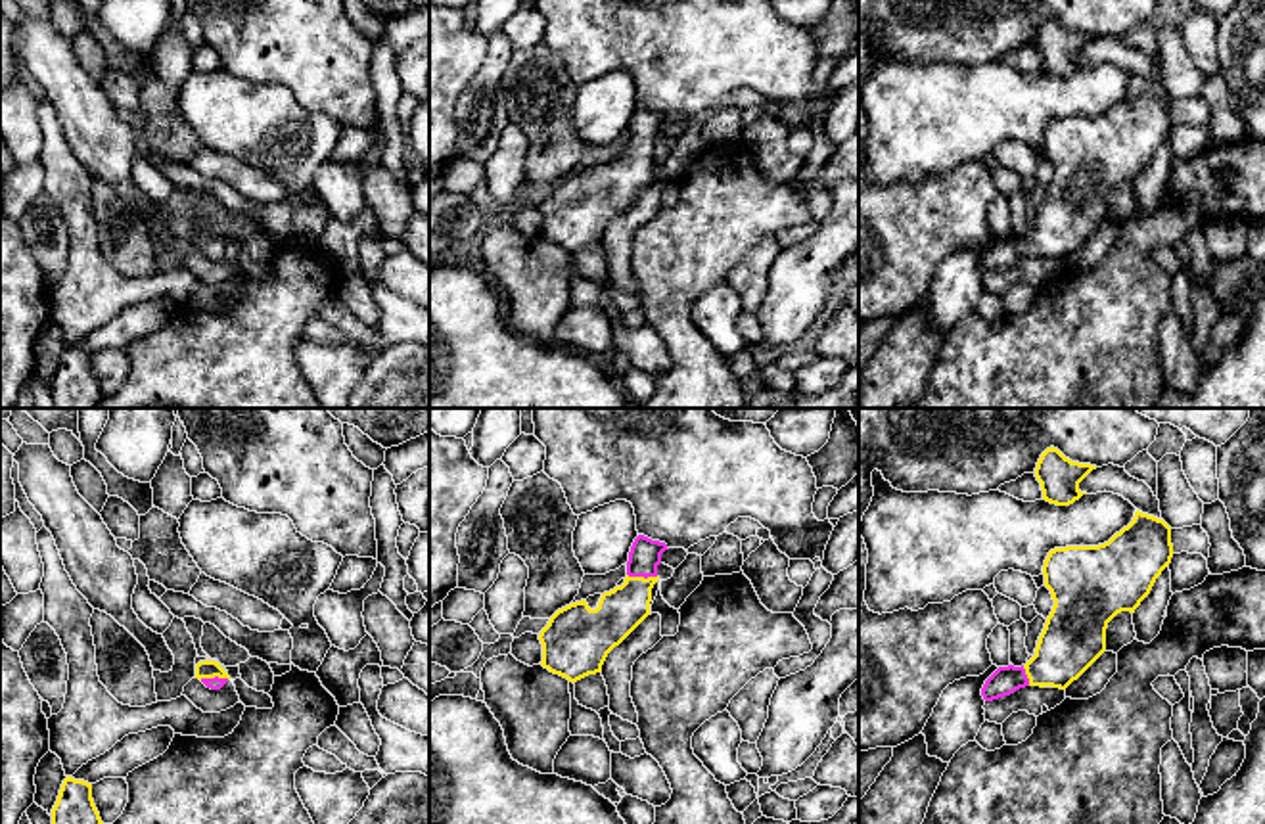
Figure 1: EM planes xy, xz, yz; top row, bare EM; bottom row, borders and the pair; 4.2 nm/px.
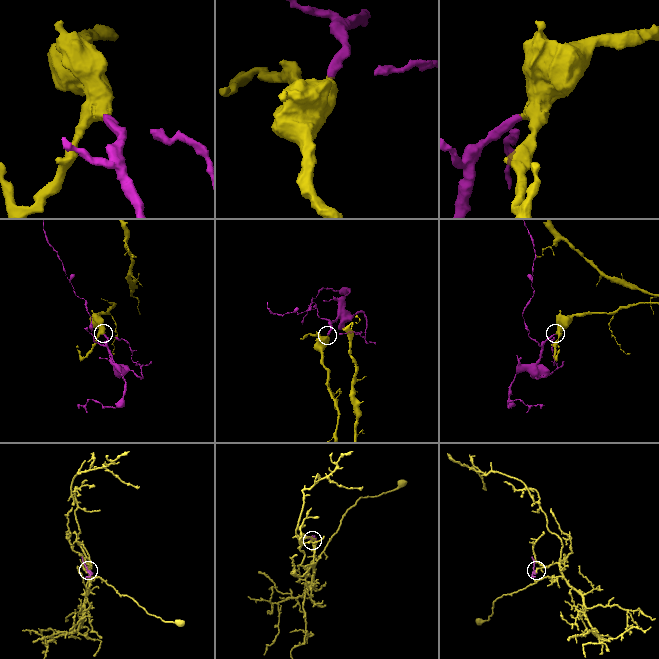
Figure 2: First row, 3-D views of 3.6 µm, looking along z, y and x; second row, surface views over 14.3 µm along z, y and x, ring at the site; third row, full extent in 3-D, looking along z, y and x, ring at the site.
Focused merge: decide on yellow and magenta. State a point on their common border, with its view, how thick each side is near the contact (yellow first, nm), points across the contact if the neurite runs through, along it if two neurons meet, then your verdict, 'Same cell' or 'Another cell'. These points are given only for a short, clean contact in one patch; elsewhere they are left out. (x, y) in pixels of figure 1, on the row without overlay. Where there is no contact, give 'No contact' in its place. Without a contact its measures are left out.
Touches yellow at xz (643, 148). Thickness 190 nm (yellow) against 140 nm. Path across: xz (621, 181), (635, 165), (643, 148), (644, 127). Same cell

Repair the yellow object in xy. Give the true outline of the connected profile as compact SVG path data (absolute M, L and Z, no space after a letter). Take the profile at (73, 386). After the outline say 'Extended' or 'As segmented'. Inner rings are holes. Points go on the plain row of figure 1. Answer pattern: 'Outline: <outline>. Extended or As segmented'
Outline: M67 347L52 379L54 408L96 408L104 399L92 355Z. As segmented

